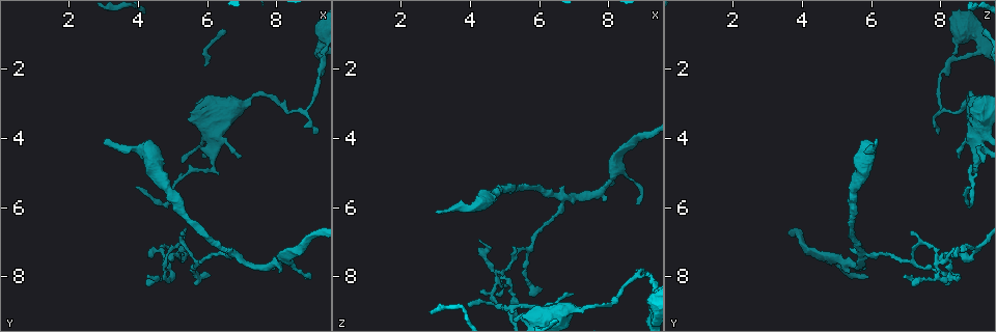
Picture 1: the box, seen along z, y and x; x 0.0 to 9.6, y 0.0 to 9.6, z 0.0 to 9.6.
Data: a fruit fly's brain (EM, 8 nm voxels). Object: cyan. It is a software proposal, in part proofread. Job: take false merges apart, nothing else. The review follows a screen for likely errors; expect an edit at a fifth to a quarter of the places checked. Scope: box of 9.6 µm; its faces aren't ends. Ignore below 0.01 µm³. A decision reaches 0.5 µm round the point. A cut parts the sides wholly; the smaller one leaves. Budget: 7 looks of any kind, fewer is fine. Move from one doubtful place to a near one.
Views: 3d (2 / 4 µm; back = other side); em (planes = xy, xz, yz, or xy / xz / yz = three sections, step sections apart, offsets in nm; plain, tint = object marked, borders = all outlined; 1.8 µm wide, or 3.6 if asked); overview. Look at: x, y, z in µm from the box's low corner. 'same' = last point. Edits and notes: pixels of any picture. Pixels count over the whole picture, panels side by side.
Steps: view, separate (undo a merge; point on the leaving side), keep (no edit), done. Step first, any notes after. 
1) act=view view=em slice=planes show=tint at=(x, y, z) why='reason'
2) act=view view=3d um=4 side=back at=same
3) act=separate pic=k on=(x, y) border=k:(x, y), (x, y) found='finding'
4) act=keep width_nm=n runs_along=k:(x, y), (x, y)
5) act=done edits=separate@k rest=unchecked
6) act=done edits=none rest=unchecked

act=view view=em slice=planes show=plain at=(6.15, 4.85, 9.00) why='abrupt turn'

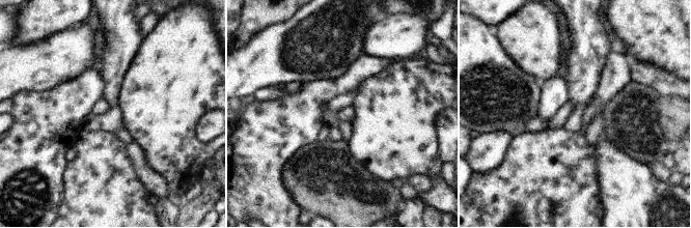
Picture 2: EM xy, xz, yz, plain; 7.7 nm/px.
act=view view=em slice=planes show=tint at=same

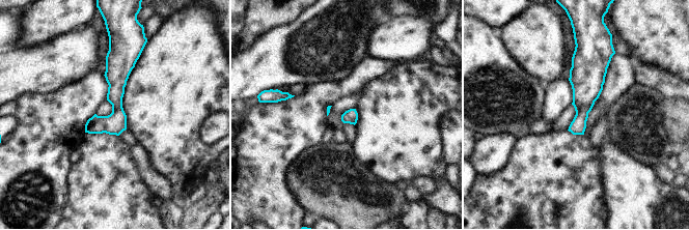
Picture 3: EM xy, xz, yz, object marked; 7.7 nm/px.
act=keep runs_along=3:(119, 52), (116, 113), (87, 130) found='all the same neuron'

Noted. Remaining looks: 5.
act=view view=3d um=4 at=(8.85, 3.30, 7.95) why='sharp bend'

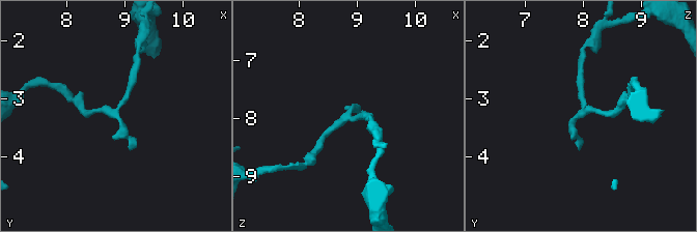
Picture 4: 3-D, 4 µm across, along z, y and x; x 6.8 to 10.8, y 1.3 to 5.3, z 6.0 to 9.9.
act=view view=em slice=yz step=16 show=tint at=(8.80, 3.25, 8.00) why='need the tissue'

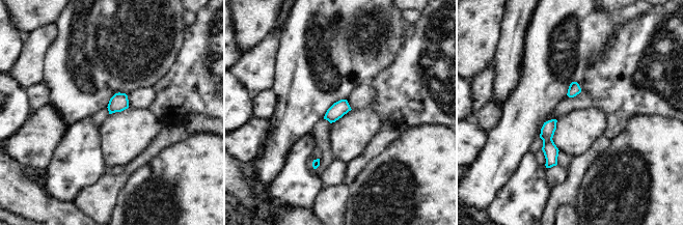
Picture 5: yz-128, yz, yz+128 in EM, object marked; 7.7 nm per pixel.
act=view view=em slice=planes show=tint at=same why='cut it another way'

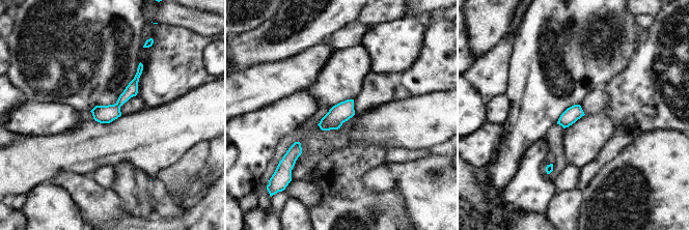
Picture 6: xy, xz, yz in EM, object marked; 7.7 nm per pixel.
act=keep width_nm=120 found='continuous, no second neuron'

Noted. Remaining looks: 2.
act=view view=em slice=planes show=tint at=(5.75, 7.60, 7.20) why='a fork'

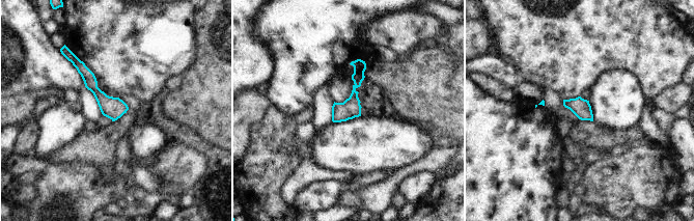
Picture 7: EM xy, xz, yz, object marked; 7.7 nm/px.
act=keep found='all the same neuron'

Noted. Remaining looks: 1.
act=done edits=none rest=unchecked

